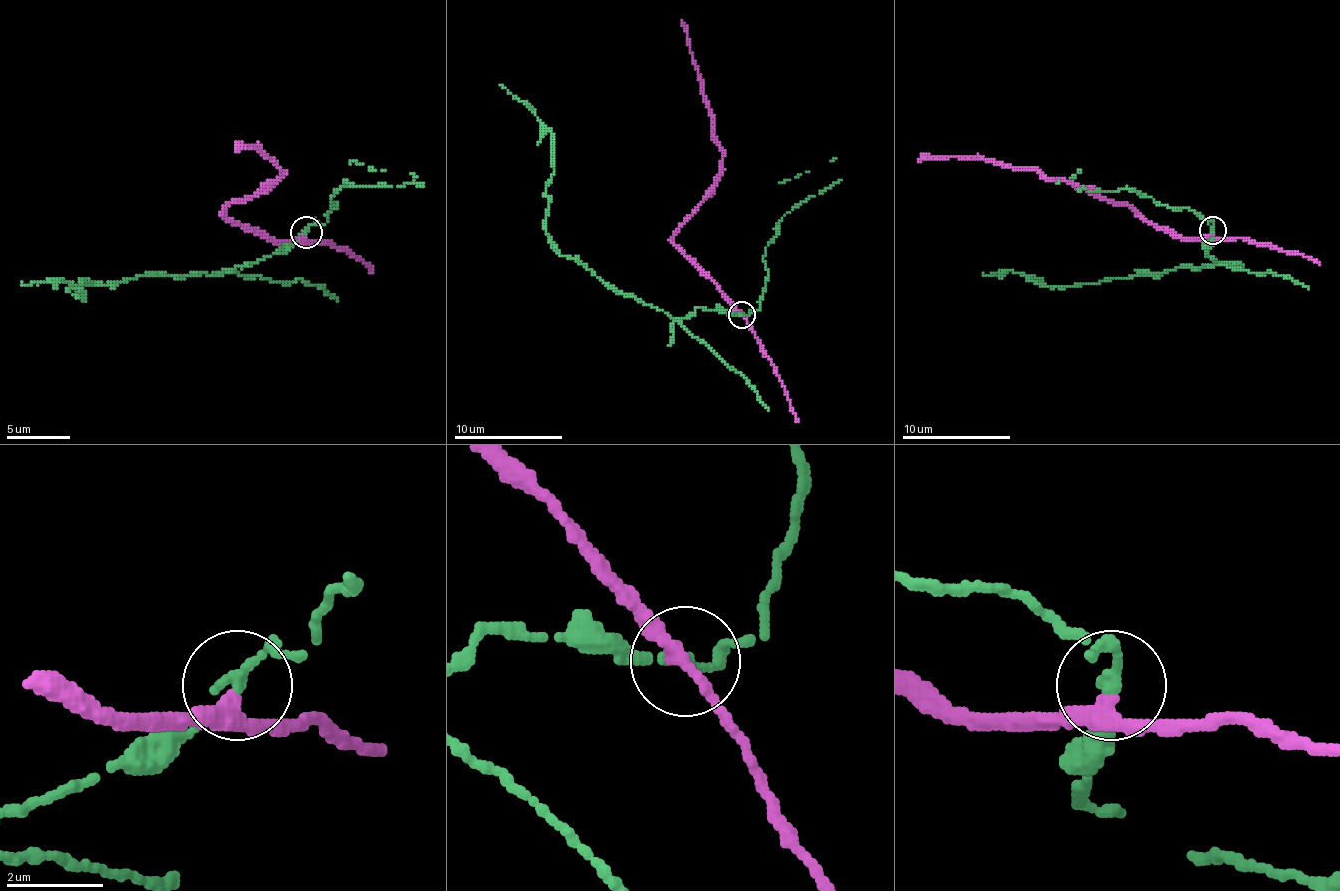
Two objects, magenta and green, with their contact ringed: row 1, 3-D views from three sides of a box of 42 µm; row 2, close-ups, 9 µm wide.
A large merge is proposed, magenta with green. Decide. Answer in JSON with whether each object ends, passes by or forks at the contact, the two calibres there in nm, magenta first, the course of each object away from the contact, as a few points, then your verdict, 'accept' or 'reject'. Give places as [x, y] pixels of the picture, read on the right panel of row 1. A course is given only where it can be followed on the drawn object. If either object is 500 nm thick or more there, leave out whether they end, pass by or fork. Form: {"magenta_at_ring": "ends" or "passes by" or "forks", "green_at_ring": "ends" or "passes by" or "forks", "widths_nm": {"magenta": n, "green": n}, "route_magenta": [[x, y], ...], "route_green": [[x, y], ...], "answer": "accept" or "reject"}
{"magenta_at_ring": "passes by", "green_at_ring": "passes by", "widths_nm": {"magenta": 320, "green": 200}, "route_magenta": [[1213, 232], [1178, 237], [1081, 186], [991, 159], [923, 156], [918, 162]], "route_green": [[1213, 229], [1205, 256], [1216, 259], [1216, 265], [1208, 267], [1070, 286], [1029, 281], [1010, 270], [983, 273]], "answer": "reject"}

